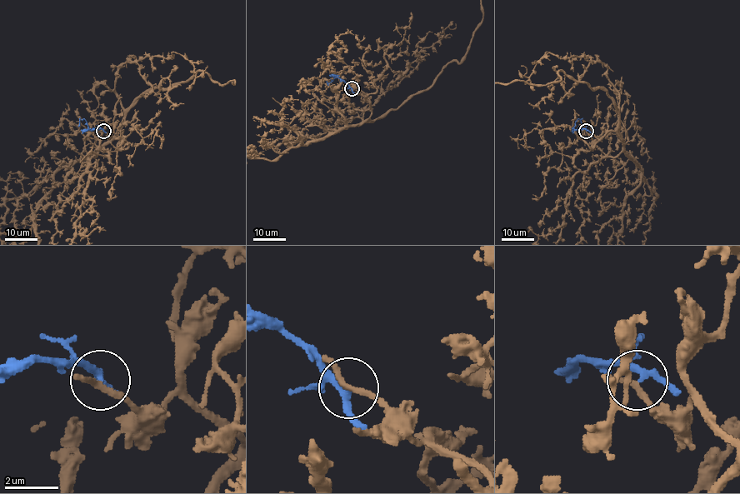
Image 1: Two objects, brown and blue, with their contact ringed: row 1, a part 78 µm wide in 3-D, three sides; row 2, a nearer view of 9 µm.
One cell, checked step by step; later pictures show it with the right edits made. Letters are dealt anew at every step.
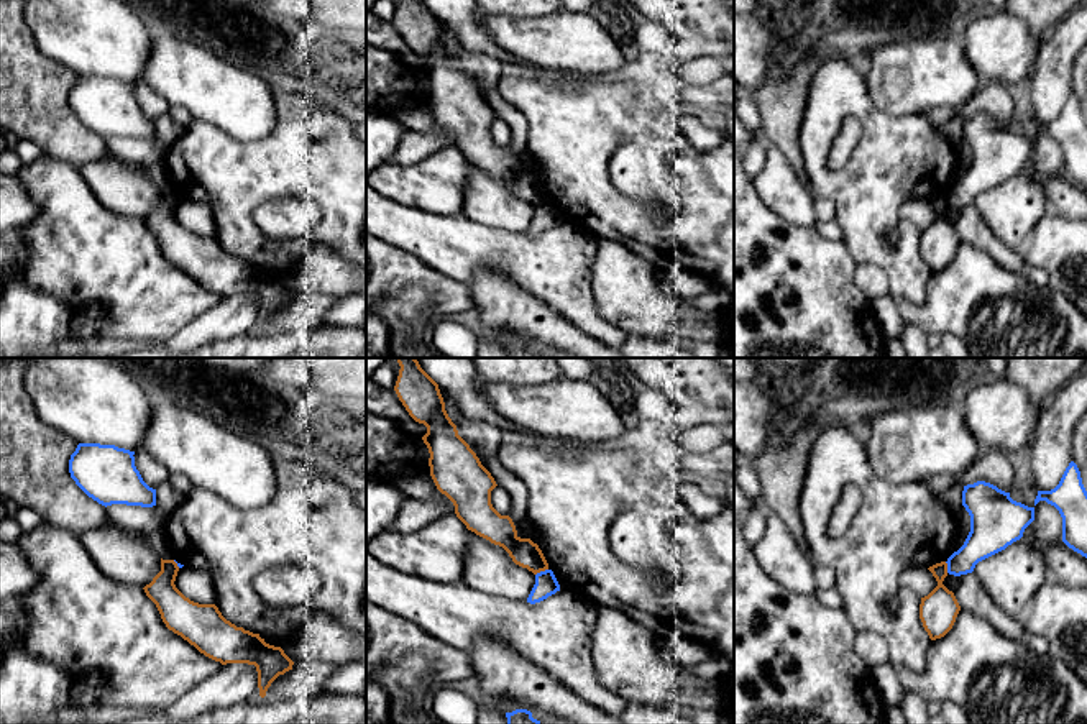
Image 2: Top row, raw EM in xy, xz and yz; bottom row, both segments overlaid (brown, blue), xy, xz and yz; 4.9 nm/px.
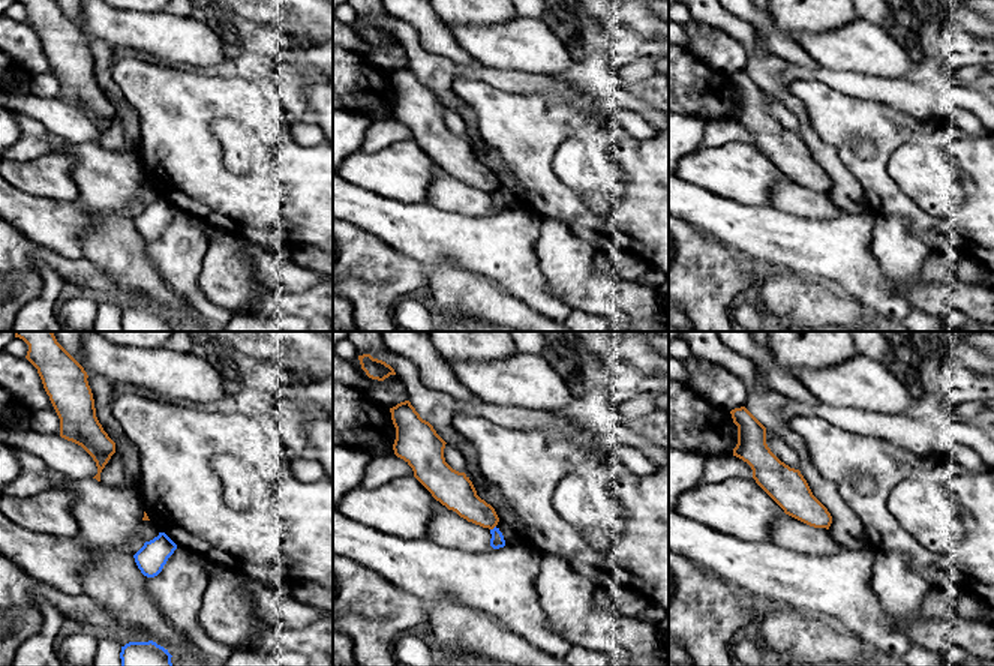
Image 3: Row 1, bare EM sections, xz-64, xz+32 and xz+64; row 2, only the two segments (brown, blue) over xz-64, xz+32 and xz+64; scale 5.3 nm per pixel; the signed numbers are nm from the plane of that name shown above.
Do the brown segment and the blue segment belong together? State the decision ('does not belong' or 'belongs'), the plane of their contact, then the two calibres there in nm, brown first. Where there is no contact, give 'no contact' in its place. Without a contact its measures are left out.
does not belong; contact in xz; calibres 140 and 110 nm

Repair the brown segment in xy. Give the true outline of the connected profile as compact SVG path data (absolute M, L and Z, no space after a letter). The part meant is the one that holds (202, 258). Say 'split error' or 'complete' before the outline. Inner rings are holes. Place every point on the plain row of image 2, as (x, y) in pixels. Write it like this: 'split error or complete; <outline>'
complete; M161 190L161 204L143 220L166 259L222 297L255 297L259 328L264 330L271 315L292 302L294 294L281 279L266 276L259 266L227 253L215 236L199 236L186 230L174 217L177 204L174 192Z

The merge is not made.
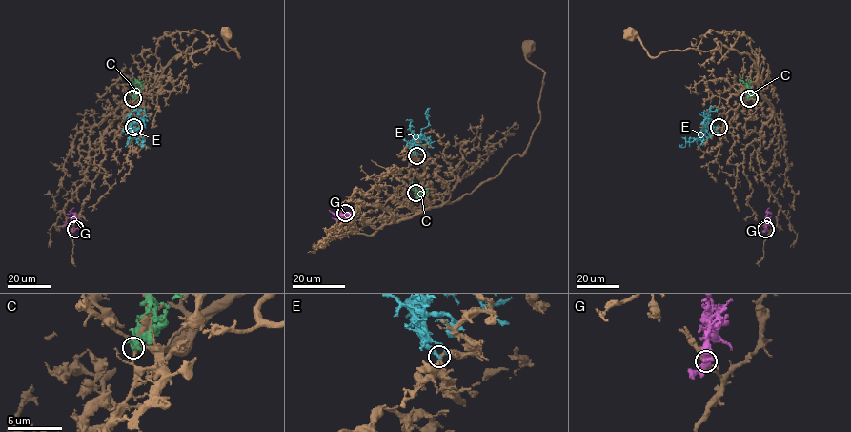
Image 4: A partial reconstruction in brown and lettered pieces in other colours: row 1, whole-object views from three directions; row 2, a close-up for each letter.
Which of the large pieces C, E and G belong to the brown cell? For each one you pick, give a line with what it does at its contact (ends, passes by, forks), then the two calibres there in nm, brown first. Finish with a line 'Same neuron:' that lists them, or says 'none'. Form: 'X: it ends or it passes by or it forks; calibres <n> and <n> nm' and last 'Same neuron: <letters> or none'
Same neuron: none

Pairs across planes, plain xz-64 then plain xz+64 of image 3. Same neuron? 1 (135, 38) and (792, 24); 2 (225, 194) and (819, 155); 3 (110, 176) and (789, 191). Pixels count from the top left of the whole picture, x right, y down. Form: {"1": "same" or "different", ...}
{"1": "different", "2": "different", "3": "same"}

